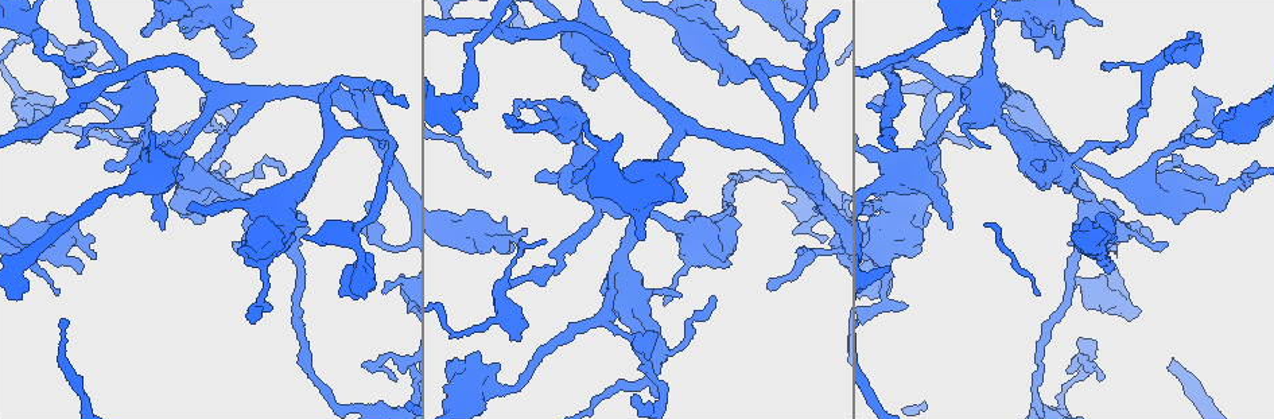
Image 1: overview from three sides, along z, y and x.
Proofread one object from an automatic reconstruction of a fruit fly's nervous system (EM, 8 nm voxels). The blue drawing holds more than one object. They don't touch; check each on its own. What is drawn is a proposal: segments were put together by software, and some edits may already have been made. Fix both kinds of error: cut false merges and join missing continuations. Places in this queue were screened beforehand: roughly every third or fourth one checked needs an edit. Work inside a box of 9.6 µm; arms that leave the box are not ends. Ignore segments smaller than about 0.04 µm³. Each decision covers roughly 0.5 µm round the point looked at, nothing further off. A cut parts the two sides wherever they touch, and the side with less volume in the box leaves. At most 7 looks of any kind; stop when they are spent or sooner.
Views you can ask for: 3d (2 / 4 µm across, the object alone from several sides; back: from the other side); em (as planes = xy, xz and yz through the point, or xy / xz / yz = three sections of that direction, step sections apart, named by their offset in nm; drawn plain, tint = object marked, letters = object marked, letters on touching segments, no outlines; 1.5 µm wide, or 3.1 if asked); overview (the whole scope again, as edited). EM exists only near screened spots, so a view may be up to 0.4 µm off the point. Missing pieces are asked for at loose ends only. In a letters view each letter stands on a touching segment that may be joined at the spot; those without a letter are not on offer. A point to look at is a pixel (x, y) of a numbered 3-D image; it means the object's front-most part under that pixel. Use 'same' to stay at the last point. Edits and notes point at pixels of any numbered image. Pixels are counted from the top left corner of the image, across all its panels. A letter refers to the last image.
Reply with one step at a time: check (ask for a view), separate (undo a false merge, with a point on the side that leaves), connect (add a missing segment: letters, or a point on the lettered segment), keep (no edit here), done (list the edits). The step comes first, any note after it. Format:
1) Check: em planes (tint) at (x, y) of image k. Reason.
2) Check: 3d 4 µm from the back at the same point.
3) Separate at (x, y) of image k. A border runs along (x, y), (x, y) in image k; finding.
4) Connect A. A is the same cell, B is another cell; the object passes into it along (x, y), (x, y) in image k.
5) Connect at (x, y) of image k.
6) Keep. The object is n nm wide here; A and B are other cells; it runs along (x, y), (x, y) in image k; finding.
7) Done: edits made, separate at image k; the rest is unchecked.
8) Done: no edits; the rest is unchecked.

Check: 3d 2 µm at (271, 308) of image 1. Branch stops here.

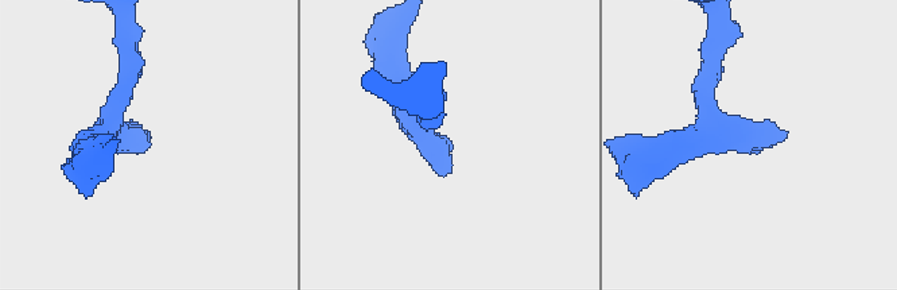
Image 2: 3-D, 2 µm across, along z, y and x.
Check: em planes (letters) at (139, 137) of image 2. Need the tissue.

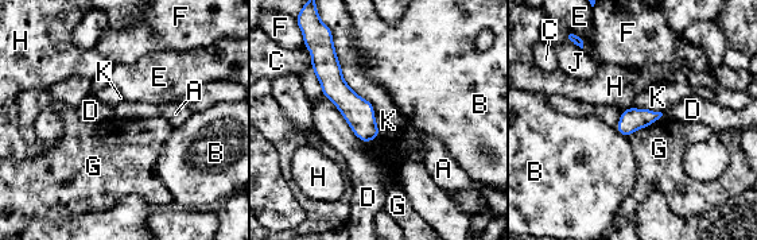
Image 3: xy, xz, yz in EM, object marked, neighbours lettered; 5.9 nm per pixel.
Keep. A, B, C, D, E, F, G, H, J and K are other cells; it runs along (323, 50), (334, 88), (373, 135) in image 3; no lettered segment goes on from it.

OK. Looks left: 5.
Check: 3d 4 µm at (1045, 39) of image 1. Sharp bend.

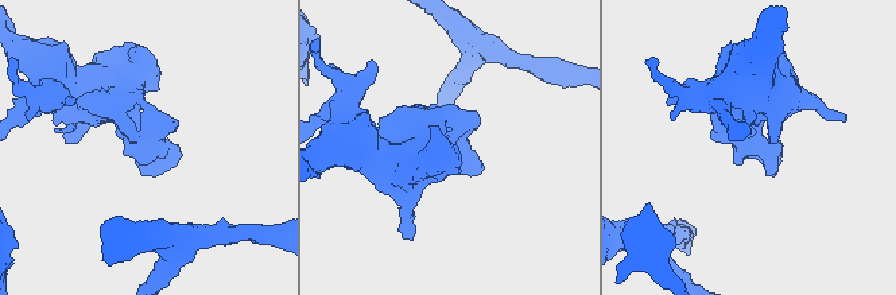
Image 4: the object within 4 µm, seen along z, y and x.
Check: em yz step 8 (tint) at (144, 144) of image 4.

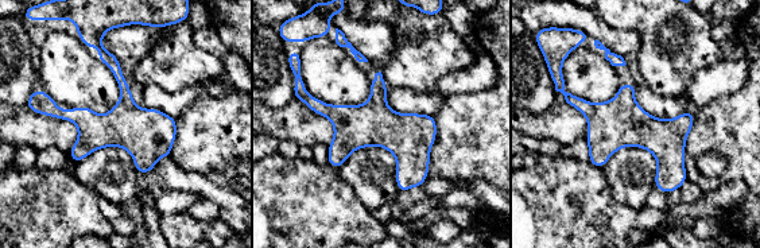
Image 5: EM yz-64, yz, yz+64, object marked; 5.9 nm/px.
Check: em planes (letters) at the same point. Cut it another way.

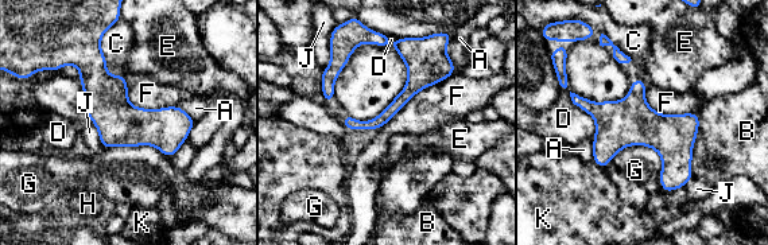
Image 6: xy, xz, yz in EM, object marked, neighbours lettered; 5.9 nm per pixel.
Keep. A, B, C, D, E, F, G, H, J and K are other cells; one neuron here.

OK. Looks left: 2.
Check: em yz step 8 (tint) at (455, 335) of image 1. Abrupt turn.

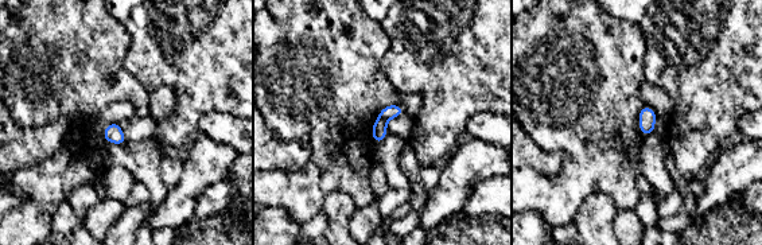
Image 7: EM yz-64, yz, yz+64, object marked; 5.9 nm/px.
Check: em planes (letters) at the same point.

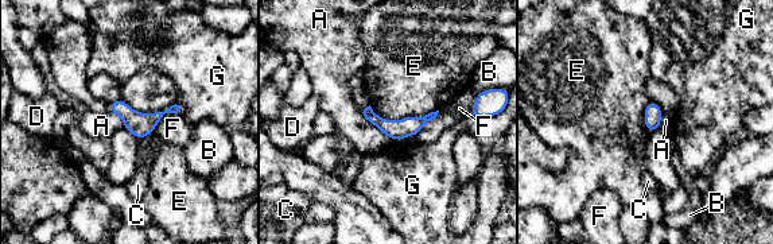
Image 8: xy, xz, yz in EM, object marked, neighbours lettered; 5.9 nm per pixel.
Separate at (411, 126) of image 8. A, B, C, D, E, F and G are other cells; a border runs along (380, 117), (375, 124) in image 8; a second neuron is stuck on.

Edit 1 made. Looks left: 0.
Done: edits made, separate at image 8; the rest is unchecked.

